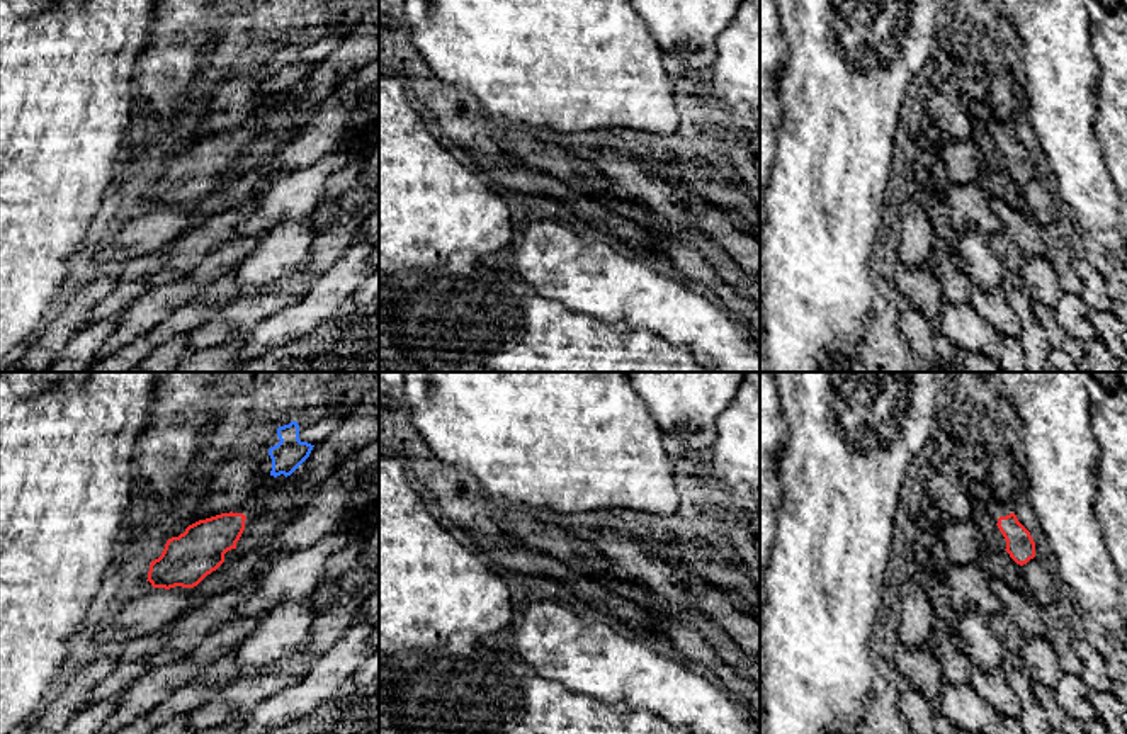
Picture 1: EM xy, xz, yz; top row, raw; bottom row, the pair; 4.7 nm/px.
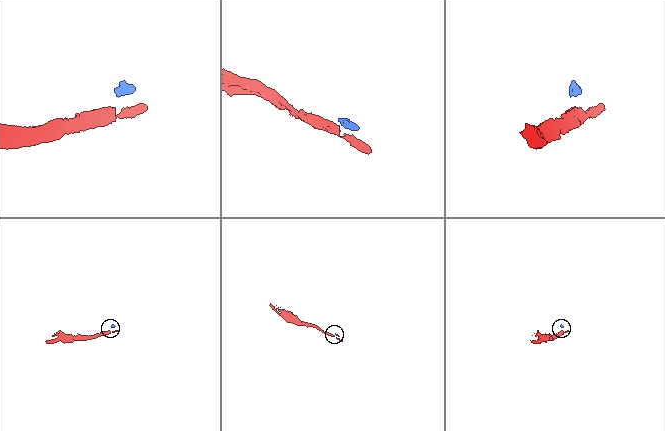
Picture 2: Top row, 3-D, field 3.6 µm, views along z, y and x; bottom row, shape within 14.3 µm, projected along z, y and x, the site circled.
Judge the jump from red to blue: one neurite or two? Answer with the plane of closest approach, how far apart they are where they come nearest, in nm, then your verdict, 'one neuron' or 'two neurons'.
xy | 220 nm | two neurons

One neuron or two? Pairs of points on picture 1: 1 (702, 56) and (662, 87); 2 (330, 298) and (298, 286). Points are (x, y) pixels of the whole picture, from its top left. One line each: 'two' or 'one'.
1: two
2: two

